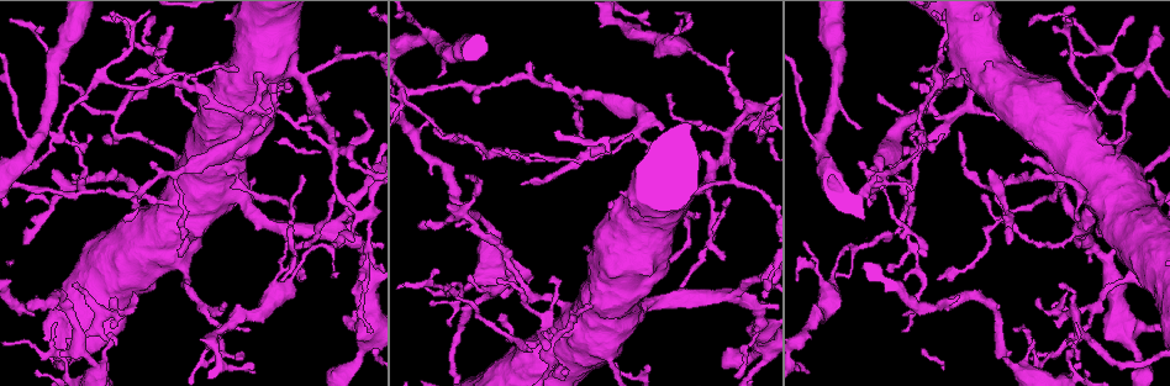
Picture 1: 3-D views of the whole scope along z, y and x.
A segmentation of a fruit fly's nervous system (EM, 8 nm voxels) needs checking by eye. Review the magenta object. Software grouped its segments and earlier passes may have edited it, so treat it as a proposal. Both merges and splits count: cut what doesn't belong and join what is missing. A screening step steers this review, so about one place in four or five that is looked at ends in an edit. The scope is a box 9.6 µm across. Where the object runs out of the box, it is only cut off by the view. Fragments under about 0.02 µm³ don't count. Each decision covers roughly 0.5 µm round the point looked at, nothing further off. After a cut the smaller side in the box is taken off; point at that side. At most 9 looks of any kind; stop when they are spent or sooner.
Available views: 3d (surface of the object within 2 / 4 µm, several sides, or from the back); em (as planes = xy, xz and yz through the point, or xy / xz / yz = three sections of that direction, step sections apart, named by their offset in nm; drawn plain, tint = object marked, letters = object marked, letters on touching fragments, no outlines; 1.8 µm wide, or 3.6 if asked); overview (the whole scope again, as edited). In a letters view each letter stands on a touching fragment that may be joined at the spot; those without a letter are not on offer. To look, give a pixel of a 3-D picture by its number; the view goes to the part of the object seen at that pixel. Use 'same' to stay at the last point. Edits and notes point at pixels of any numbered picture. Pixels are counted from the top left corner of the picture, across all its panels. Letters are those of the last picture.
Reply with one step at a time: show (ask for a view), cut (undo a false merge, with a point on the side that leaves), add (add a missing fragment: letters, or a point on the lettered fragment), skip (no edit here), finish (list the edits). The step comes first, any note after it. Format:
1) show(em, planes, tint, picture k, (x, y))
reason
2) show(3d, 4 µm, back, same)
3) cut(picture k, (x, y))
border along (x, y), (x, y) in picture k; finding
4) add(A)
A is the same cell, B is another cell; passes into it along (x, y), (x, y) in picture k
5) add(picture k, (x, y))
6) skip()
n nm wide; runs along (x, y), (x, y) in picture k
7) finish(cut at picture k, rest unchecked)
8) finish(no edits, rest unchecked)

show(3d, 2 µm, picture 1, (408, 90))
abrupt turn

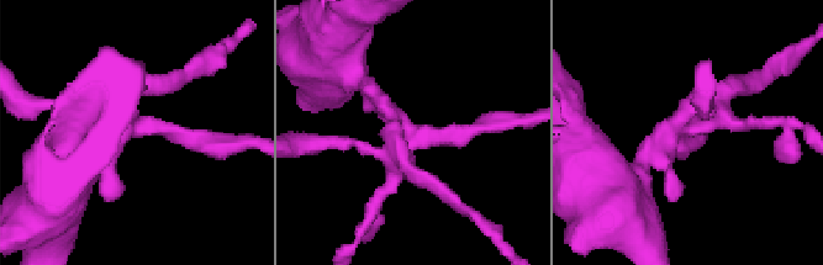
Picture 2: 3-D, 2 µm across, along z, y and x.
show(em, planes, tint, picture 2, (694, 128))
need the tissue

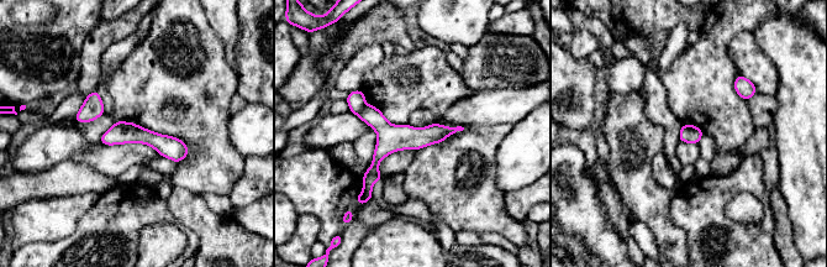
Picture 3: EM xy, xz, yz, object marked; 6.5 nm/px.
show(em, planes, letters, same)

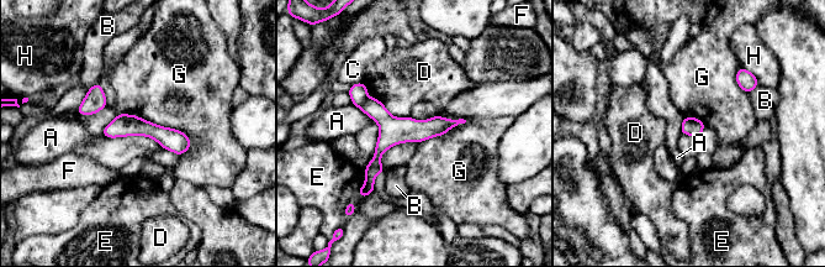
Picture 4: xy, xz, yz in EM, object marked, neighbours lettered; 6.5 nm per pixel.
cut(picture 4, (358, 93))
A, B, C, D, E, F, G and H are other cells; two cells meet here

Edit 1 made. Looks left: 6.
show(overview)
redraw

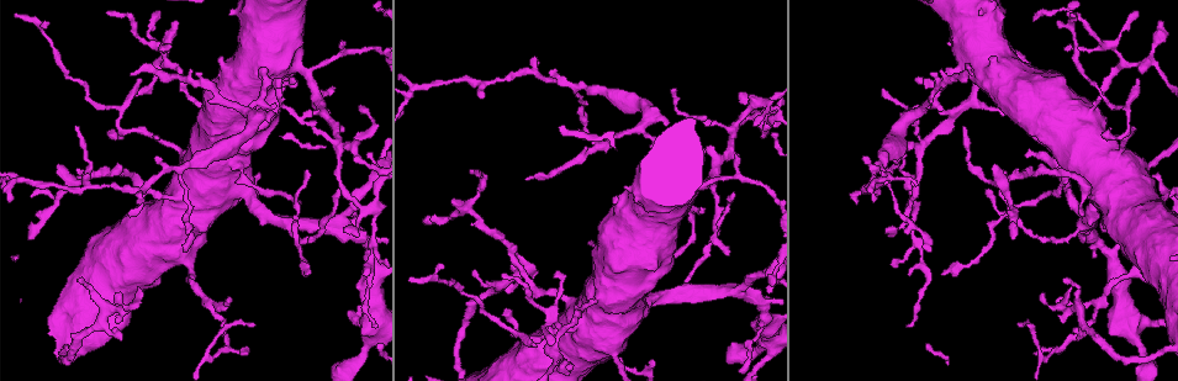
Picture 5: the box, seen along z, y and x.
show(3d, 4 µm, picture 5, (931, 250))
tapers out

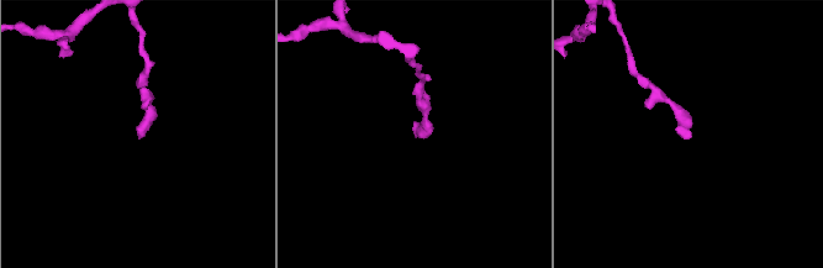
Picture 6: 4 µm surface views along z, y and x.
show(em, yz, step 4, letters, picture 6, (687, 138))
now the EM

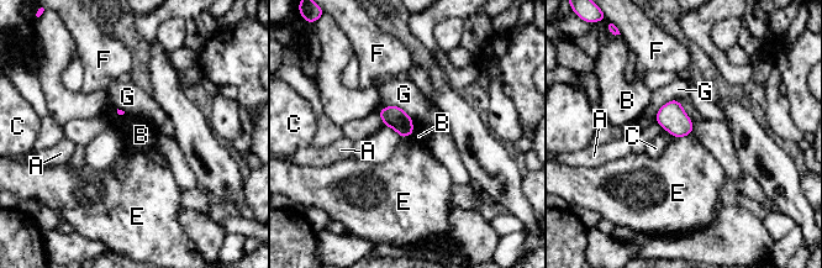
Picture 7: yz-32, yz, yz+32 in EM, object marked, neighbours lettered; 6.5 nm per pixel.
show(em, planes, letters, same)
cut it another way

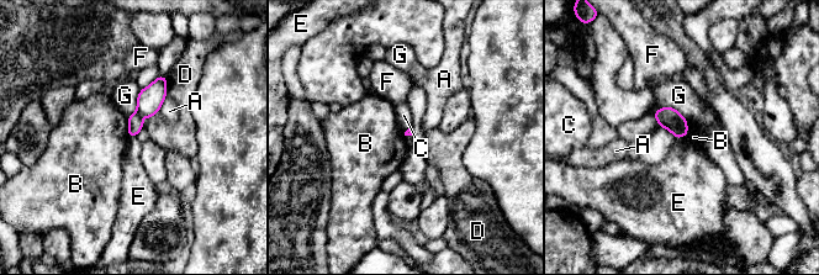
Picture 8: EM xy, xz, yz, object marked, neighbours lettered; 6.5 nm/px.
skip()
G touches over 240 nm; A, B, C, D, E, F and G are other cells; no lettered fragment goes on from it

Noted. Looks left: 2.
show(3d, 4 µm, picture 5, (739, 91))
branch stops here

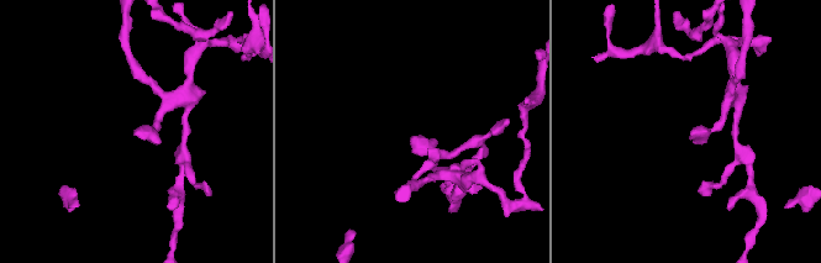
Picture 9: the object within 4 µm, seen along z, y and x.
show(em, planes, letters, picture 9, (692, 134))
need the tissue

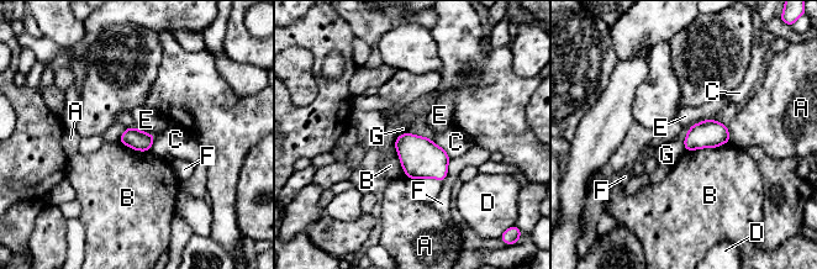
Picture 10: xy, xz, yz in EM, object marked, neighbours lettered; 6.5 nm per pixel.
skip()
130 nm wide; A, B, C, D, E, F and G are other cells; border along (409, 132), (400, 135) in picture 10; none of them fits

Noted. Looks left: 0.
finish(cut at picture 4, rest unchecked)

